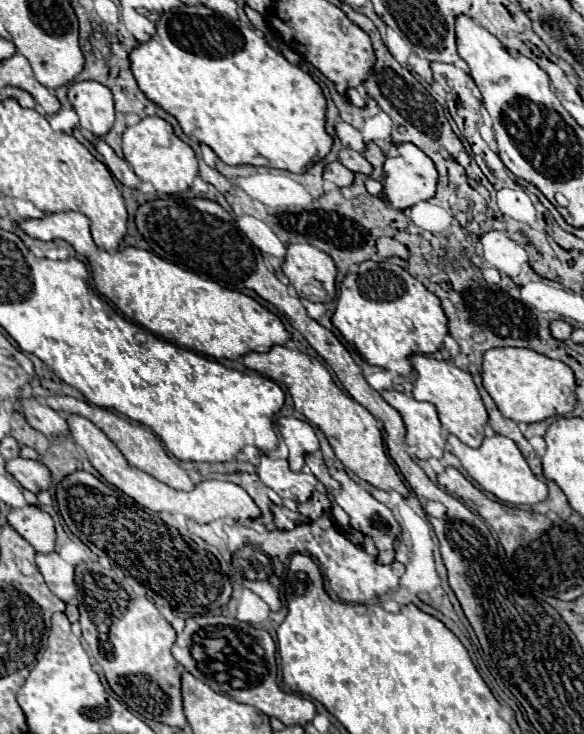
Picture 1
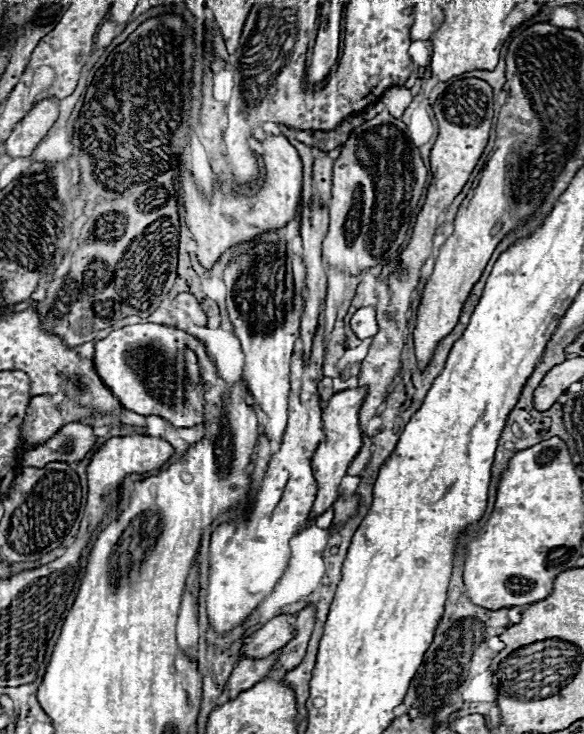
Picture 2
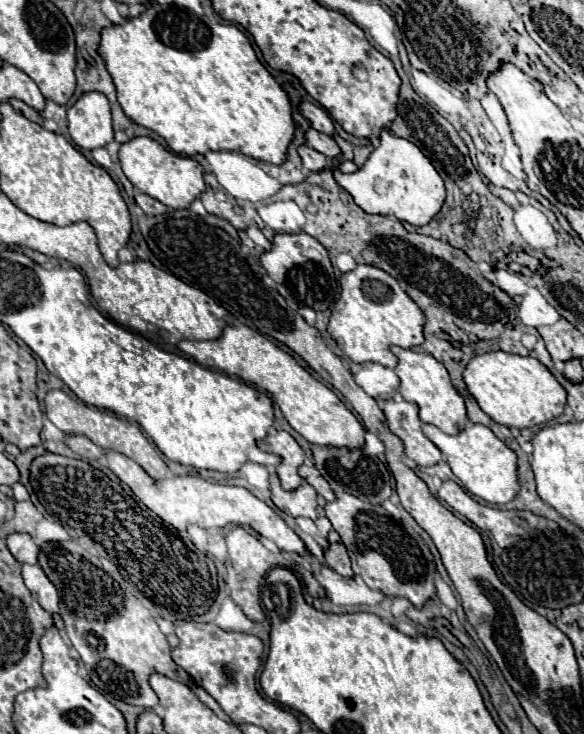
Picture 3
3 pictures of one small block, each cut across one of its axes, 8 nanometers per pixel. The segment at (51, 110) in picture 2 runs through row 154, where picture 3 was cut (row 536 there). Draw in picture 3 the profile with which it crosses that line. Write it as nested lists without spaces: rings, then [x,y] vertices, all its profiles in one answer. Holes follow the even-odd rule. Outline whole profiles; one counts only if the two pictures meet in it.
[[[10,534],[6,544],[20,564],[38,564],[38,546],[28,534]]]

